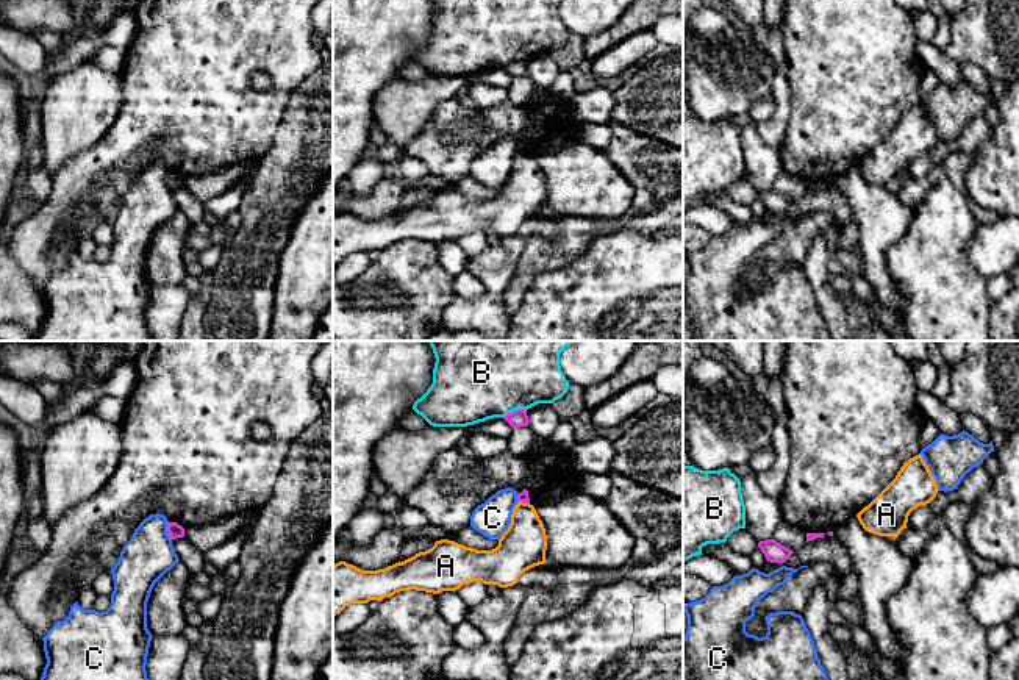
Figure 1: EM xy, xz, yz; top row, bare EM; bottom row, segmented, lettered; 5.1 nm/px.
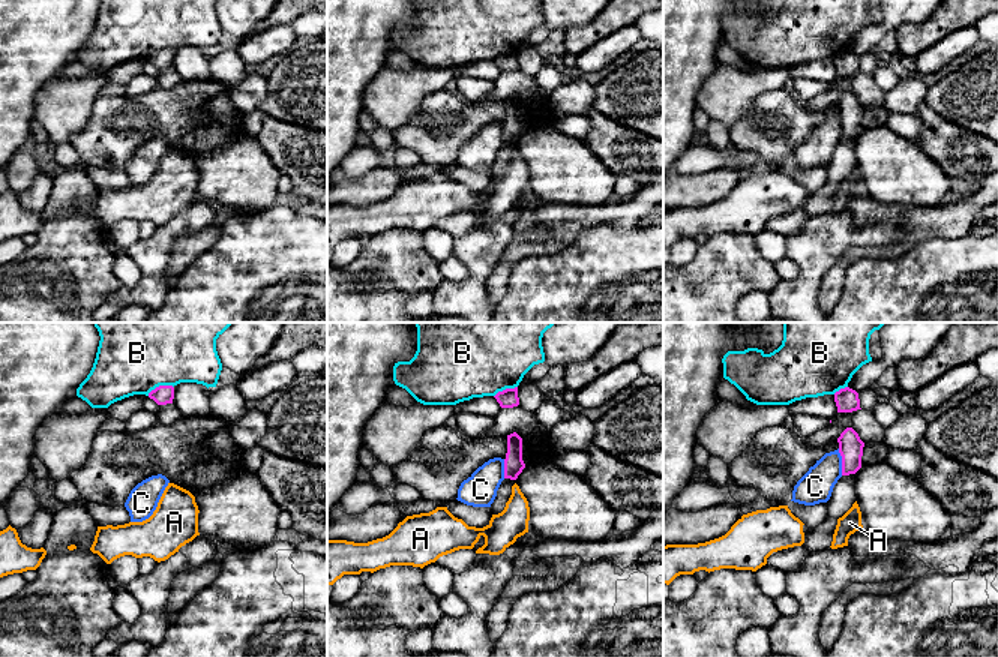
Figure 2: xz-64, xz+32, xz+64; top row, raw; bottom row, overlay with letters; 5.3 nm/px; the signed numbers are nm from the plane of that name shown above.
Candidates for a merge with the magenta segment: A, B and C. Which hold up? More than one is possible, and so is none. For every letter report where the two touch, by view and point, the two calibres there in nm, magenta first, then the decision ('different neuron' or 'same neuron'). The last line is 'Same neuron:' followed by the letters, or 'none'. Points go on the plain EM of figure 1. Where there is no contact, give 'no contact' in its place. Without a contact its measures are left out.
A: contact xz (524, 152); calibres 50 and 240 nm; different neuron
B: contact xz (516, 60); calibres 90 and 360 nm; different neuron
C: contact xy (168, 182); calibres 80 and 240 nm; different neuron
Same neuron: none

